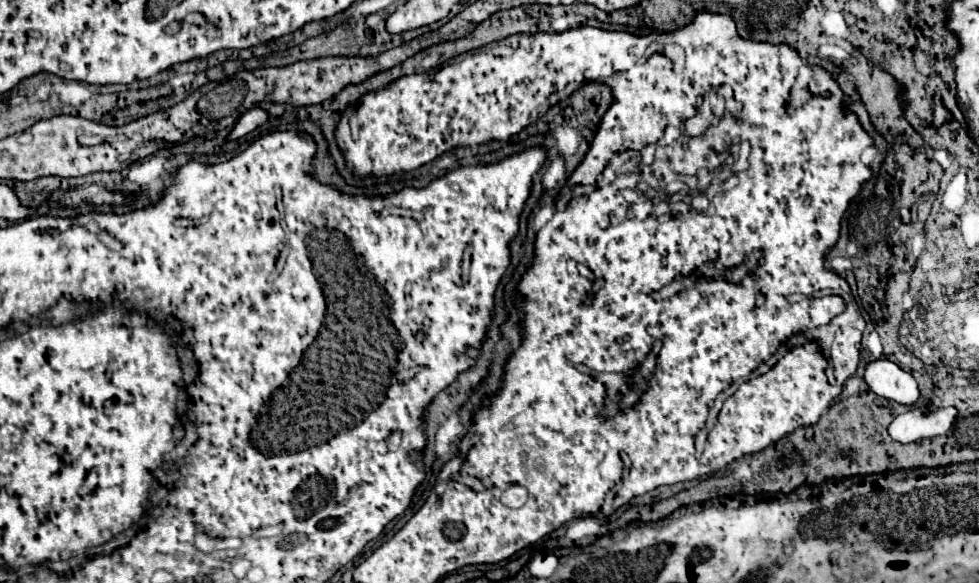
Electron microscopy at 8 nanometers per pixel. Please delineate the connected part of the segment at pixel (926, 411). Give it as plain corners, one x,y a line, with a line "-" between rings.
926,401
922,407
912,407
910,411
898,415
890,423
888,433
894,441
900,443
912,443
926,437
944,435
954,423
952,417
946,417
946,409
948,407
934,409
930,401

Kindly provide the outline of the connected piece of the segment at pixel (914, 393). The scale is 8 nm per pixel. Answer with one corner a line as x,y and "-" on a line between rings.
886,357
870,361
866,365
864,381
876,395
904,405
914,405
920,397
916,379

